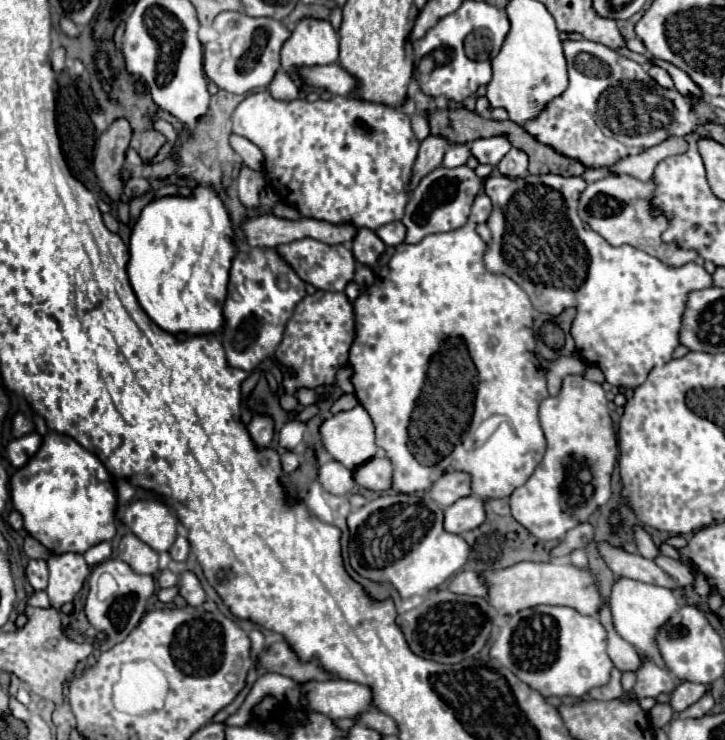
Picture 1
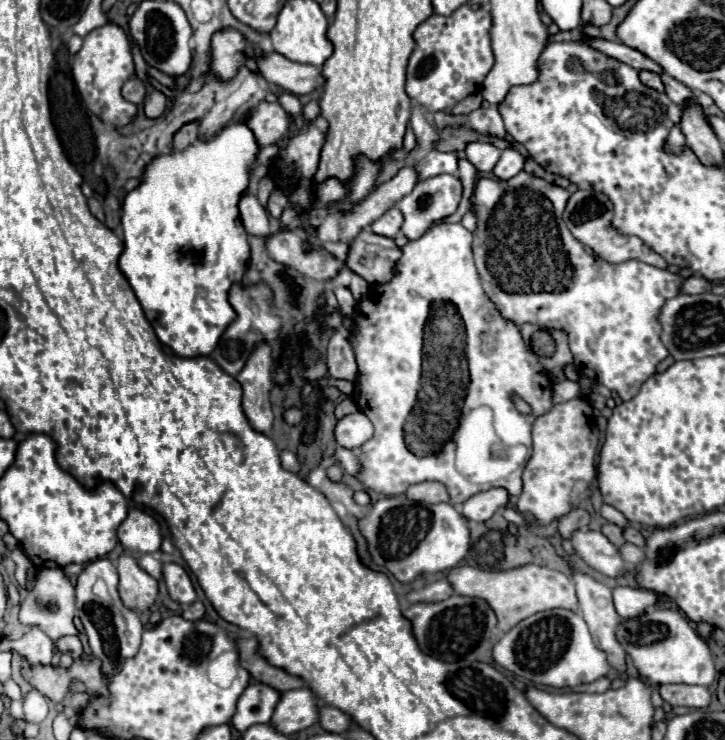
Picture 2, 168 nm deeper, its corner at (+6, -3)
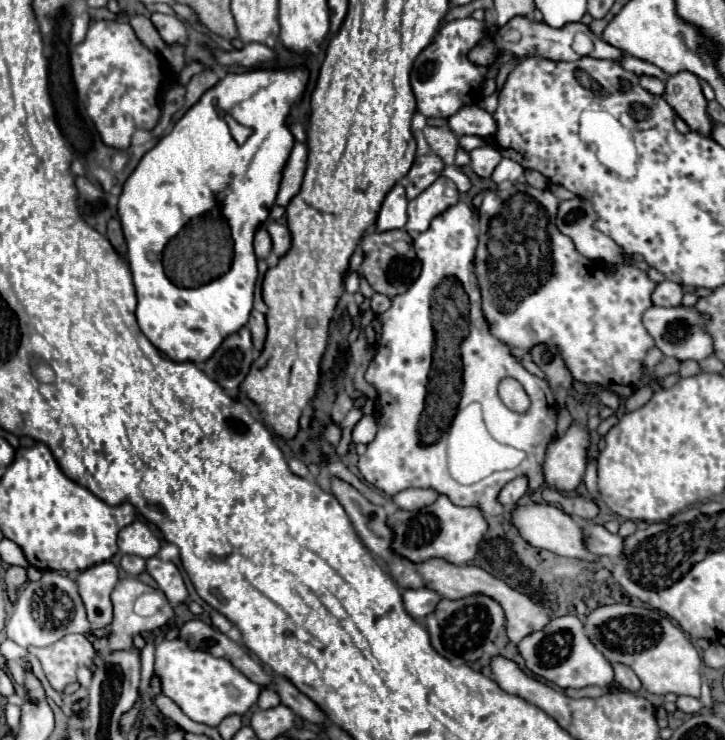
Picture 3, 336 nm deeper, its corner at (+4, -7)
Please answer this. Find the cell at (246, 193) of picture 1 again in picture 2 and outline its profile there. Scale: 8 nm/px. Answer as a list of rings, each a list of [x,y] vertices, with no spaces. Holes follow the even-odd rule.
[[[246,190],[240,196],[238,208],[240,208],[242,224],[248,230],[248,234],[254,234],[254,236],[268,236],[270,234],[270,224],[268,224],[266,208],[258,202],[258,198],[250,190]]]

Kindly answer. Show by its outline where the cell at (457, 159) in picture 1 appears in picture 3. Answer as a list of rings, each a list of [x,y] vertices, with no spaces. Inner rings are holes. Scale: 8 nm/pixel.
[[[436,154],[416,156],[416,160],[408,172],[408,186],[406,186],[408,200],[412,200],[420,192],[424,192],[440,176],[442,168],[444,168],[444,164]]]

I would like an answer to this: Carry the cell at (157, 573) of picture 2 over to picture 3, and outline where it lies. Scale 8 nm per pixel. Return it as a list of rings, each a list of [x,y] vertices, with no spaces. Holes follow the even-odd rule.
[[[122,556],[120,566],[122,566],[122,570],[124,570],[124,572],[128,572],[128,574],[136,576],[136,574],[144,572],[146,560],[144,560],[144,558],[140,558],[140,556]]]

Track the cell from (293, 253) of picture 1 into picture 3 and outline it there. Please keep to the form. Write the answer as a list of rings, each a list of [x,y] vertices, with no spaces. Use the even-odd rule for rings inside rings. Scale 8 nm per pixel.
[[[272,220],[270,224],[266,224],[266,230],[268,230],[270,238],[272,238],[272,250],[274,250],[274,254],[276,254],[278,258],[284,256],[284,254],[288,252],[288,248],[290,248],[290,242],[292,242],[290,230],[288,230],[286,226],[274,222],[274,220]]]

